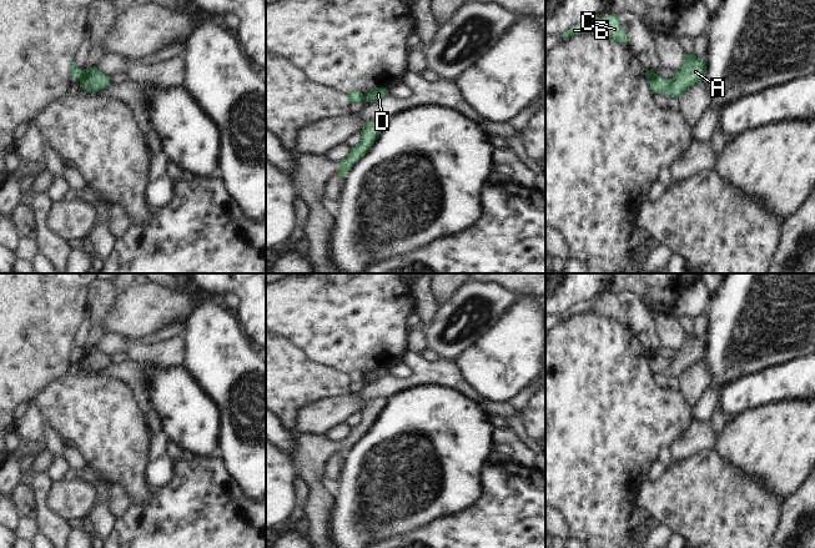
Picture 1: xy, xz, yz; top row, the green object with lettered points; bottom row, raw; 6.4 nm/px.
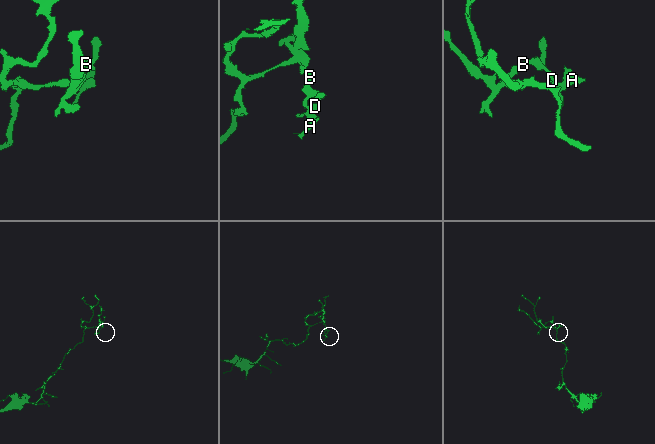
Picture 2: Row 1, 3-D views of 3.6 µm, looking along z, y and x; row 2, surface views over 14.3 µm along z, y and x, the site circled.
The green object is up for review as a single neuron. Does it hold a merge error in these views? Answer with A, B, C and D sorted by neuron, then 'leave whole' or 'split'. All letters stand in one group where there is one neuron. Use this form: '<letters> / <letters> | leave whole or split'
A D / B C | split

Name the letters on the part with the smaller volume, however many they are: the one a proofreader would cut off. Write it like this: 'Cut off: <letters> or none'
Cut off: A, D

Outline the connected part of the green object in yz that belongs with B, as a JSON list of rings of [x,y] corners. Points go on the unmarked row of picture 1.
[[[610,293],[609,296],[603,297],[594,297],[588,301],[577,303],[569,310],[562,312],[562,316],[565,320],[573,315],[579,315],[590,311],[593,313],[597,313],[598,316],[617,321],[624,326],[627,326],[629,322],[627,312],[620,305],[615,293]]]

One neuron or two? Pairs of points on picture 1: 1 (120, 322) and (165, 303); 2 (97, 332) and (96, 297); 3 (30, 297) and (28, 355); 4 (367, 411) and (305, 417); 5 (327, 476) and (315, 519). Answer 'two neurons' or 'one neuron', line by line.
1: one neuron
2: one neuron
3: one neuron
4: two neurons
5: two neurons

